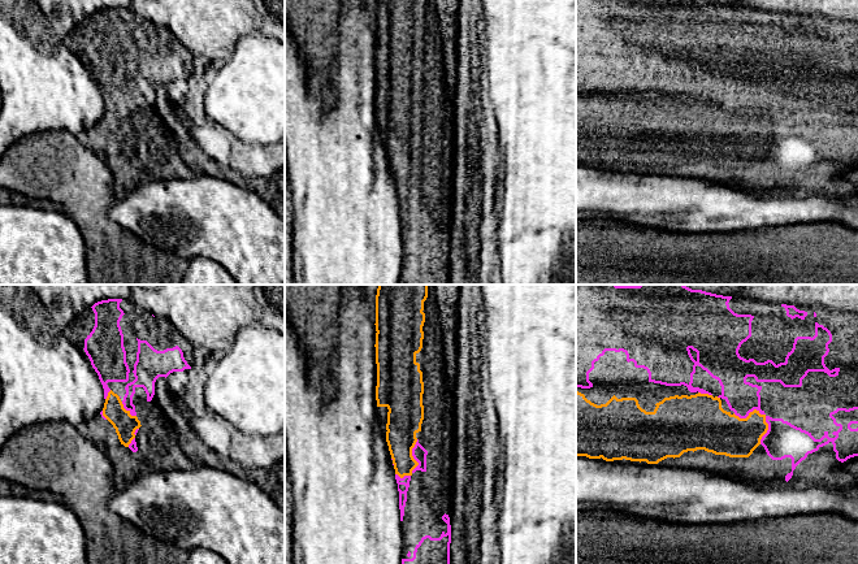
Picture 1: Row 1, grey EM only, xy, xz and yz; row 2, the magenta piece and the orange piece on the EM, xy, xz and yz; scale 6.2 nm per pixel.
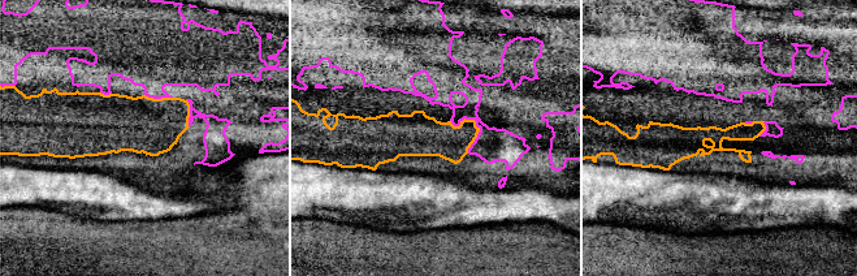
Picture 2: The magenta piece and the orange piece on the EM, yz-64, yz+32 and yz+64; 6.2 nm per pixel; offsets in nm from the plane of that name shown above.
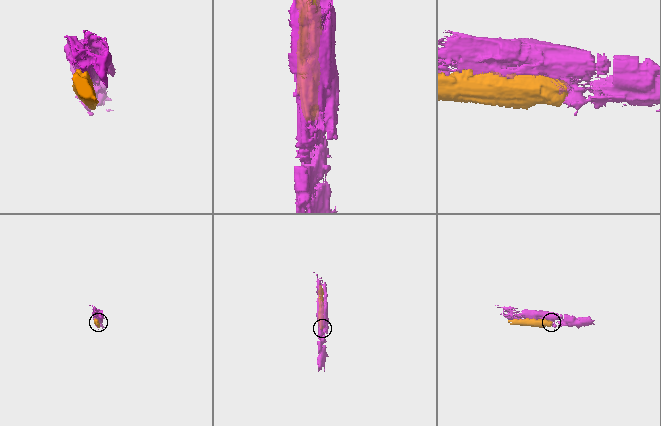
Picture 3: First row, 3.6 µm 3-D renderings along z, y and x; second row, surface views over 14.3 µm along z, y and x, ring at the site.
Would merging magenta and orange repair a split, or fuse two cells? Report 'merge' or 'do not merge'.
do not merge

